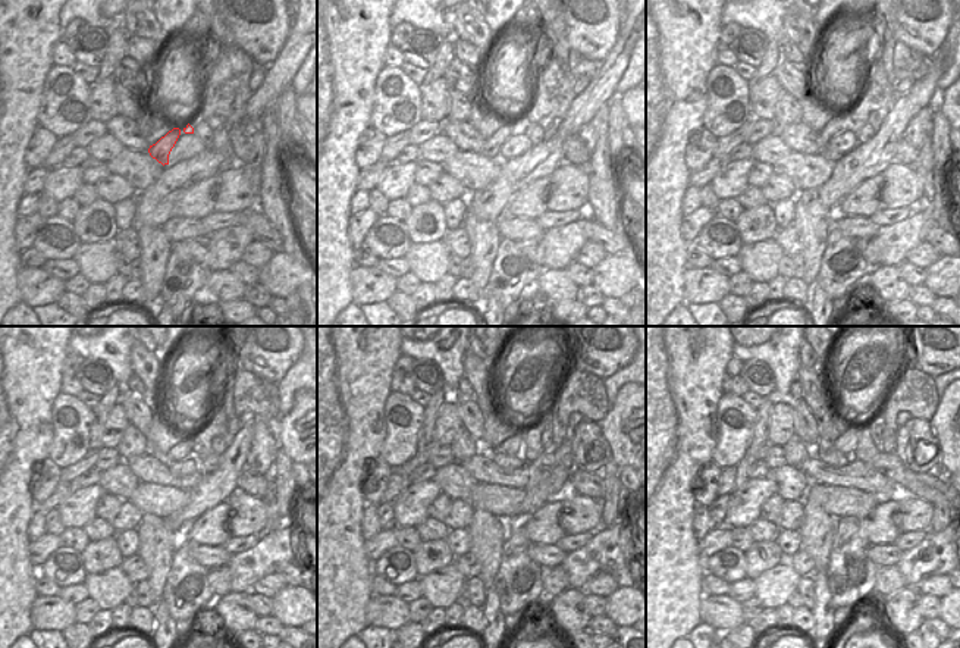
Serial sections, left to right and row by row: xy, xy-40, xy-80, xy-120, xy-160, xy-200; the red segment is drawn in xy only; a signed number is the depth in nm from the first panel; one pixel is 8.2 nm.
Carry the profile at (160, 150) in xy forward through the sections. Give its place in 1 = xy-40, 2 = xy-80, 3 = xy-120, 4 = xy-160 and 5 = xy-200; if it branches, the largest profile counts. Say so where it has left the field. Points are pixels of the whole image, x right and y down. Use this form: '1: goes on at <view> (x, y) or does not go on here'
1: goes on at xy-40 (491, 149)
2: goes on at xy-80 (840, 122)
3: goes on at xy-120 (184, 450)
4: goes on at xy-160 (514, 445)
5: goes on at xy-200 (846, 443)

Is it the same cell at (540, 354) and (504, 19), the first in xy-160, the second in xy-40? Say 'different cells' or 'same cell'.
different cells

